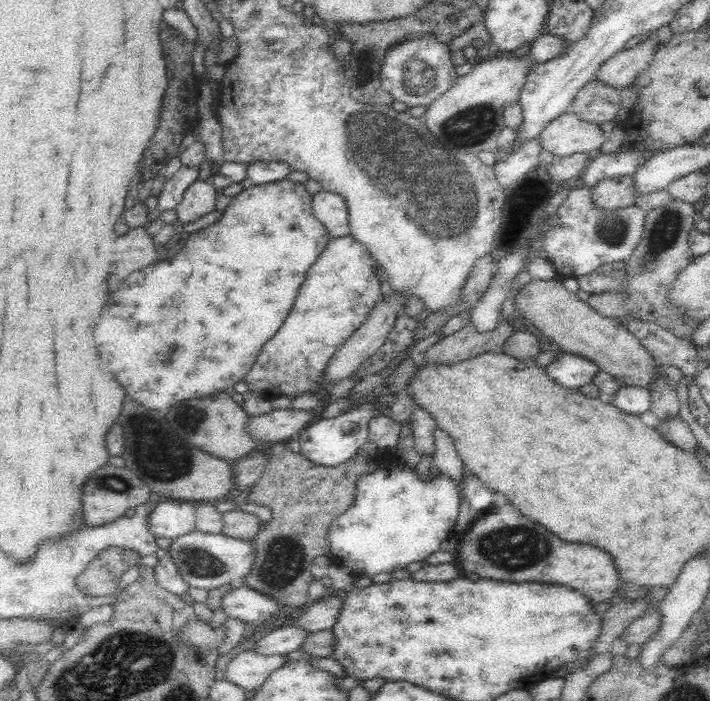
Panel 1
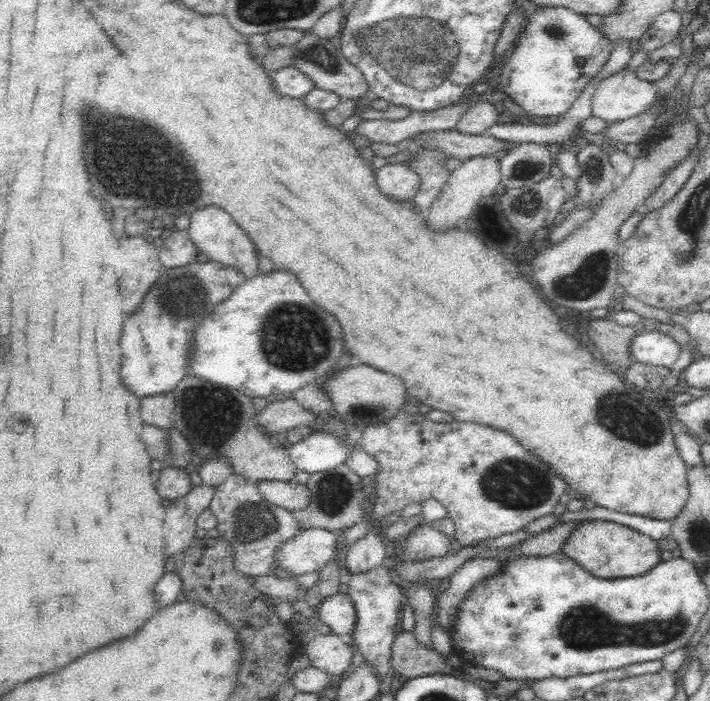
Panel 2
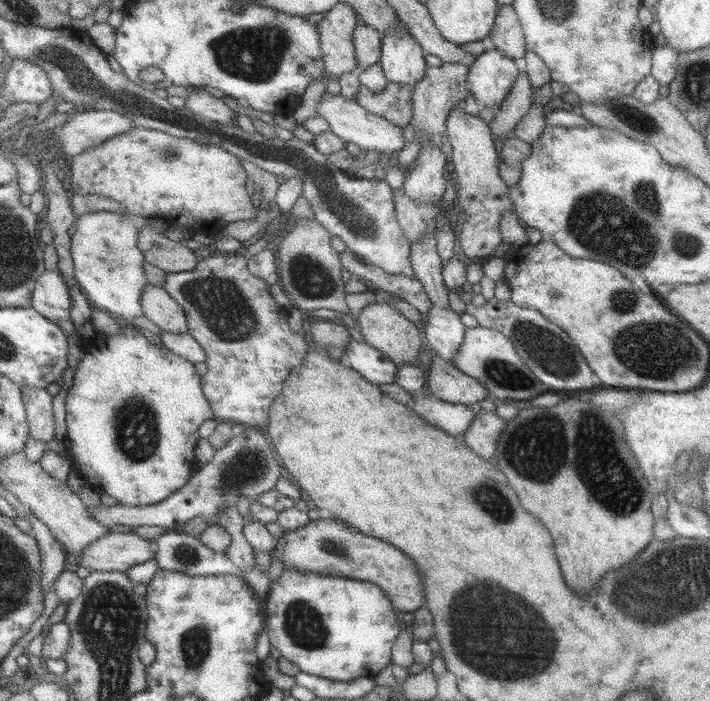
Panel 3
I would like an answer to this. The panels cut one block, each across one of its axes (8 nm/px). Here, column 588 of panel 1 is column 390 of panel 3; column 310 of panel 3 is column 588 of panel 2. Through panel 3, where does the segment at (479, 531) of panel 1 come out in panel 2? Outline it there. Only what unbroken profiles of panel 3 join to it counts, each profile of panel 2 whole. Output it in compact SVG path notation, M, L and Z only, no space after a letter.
M589 519L580 523L568 535L560 551L586 572L604 579L636 577L652 570L661 561L661 549L656 540L608 520Z

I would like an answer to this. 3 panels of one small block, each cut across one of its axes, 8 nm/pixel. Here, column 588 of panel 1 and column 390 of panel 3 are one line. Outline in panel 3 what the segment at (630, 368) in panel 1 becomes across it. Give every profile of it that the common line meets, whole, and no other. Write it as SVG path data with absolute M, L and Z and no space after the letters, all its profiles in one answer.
M387 301L366 305L355 323L360 326L365 342L383 352L398 368L406 364L417 363L418 352L423 347L422 338L424 338L424 334L420 332L420 328L414 322L408 320Z

